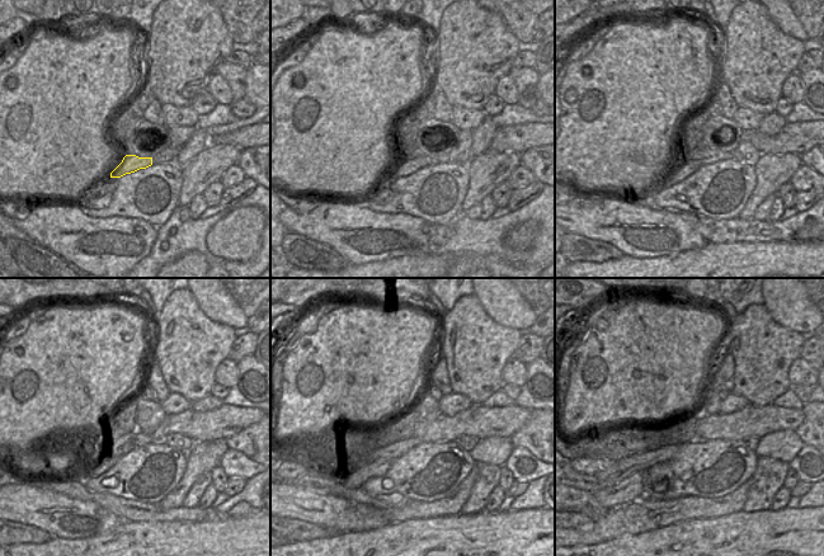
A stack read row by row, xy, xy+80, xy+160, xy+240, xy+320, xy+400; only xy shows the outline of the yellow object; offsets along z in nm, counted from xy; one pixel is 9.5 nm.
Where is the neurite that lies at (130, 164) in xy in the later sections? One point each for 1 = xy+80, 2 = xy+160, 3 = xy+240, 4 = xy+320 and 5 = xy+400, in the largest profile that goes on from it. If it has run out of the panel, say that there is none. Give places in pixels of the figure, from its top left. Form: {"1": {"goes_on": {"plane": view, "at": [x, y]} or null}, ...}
{"1": {"goes_on": {"plane": "xy+80", "at": [409, 165]}}, "2": {"goes_on": {"plane": "xy+160", "at": [687, 168]}}, "3": {"goes_on": {"plane": "xy+240", "at": [95, 466]}}, "4": {"goes_on": {"plane": "xy+320", "at": [356, 477]}}, "5": {"goes_on": {"plane": "xy+400", "at": [630, 489]}}}

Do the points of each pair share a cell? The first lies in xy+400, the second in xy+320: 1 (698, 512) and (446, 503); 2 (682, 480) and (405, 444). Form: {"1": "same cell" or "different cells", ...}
{"1": "same cell", "2": "different cells"}

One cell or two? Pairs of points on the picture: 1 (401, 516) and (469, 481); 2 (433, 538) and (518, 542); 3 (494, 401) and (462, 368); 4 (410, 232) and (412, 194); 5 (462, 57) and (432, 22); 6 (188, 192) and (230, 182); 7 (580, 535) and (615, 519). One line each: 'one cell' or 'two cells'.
1: one cell
2: one cell
3: two cells
4: two cells
5: two cells
6: two cells
7: one cell

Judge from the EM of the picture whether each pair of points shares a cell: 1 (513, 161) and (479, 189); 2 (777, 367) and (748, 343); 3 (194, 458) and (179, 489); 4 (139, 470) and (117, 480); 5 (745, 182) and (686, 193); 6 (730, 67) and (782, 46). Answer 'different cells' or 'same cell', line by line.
1: same cell
2: same cell
3: same cell
4: same cell
5: same cell
6: same cell

